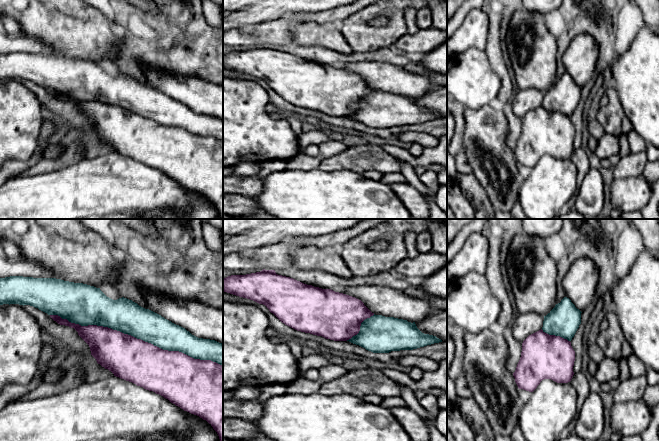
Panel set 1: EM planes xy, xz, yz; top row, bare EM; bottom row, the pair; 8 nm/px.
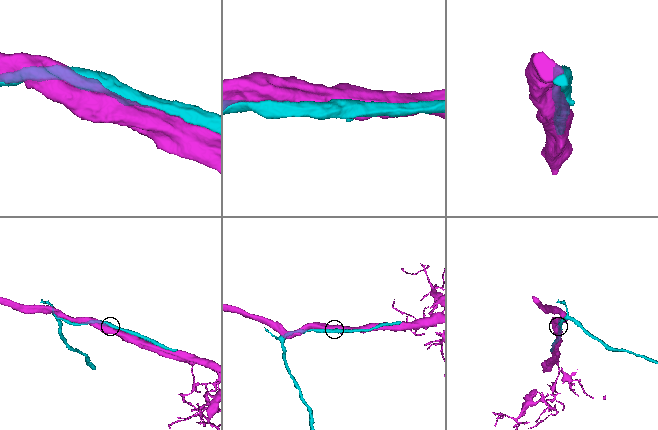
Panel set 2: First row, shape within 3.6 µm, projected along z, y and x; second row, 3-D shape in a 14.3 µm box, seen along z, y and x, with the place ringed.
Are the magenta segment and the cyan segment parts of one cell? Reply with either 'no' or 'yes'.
yes

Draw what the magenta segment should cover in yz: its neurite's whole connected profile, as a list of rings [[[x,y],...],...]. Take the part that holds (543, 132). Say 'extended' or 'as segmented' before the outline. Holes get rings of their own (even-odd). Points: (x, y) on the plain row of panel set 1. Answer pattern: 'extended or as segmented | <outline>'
extended | [[[564,73],[544,92],[542,105],[523,117],[521,133],[513,149],[519,165],[533,168],[544,155],[551,155],[557,159],[571,157],[574,151],[575,127],[570,117],[581,100],[581,89],[569,74]]]

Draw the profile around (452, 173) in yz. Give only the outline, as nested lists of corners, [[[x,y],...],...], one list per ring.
[[[447,150],[447,182],[456,179],[458,176],[455,167],[455,157]]]

